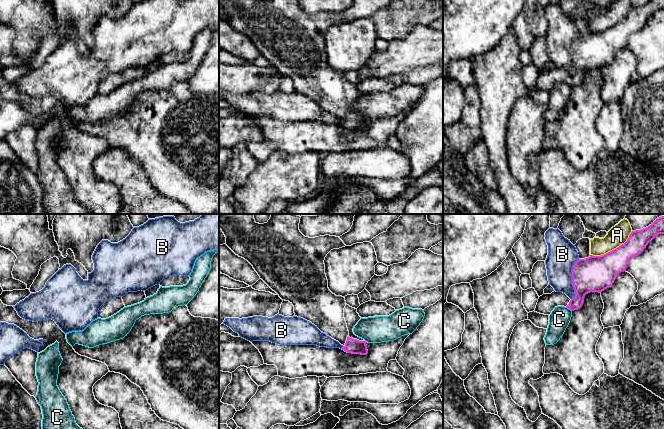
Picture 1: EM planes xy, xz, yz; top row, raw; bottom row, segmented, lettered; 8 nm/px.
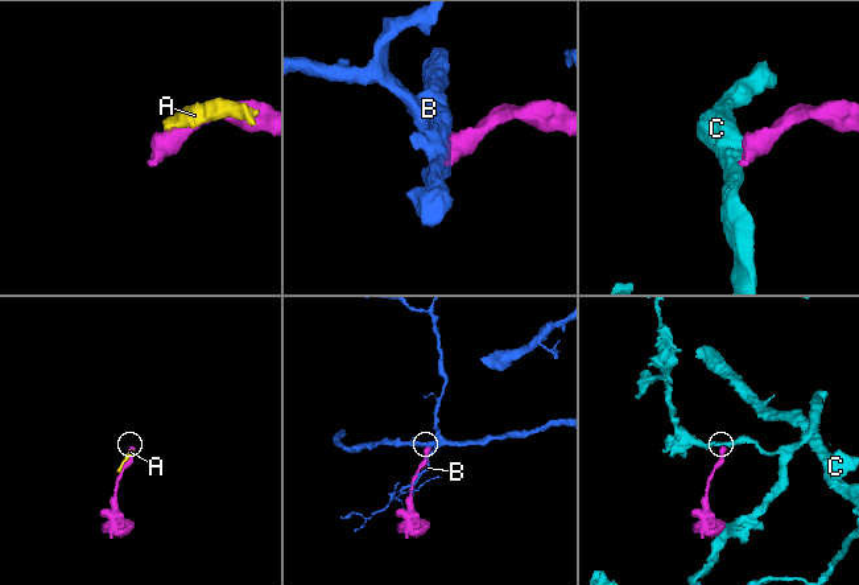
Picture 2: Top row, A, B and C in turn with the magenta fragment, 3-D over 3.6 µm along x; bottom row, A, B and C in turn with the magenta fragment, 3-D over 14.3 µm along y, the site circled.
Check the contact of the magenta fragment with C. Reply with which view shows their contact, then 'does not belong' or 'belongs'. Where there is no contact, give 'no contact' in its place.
yz | does not belong

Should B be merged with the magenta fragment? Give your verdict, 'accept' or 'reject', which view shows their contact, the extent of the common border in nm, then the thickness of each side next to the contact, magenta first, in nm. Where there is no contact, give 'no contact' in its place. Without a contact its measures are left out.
reject | yz | 340 nm | 280/240 nm

